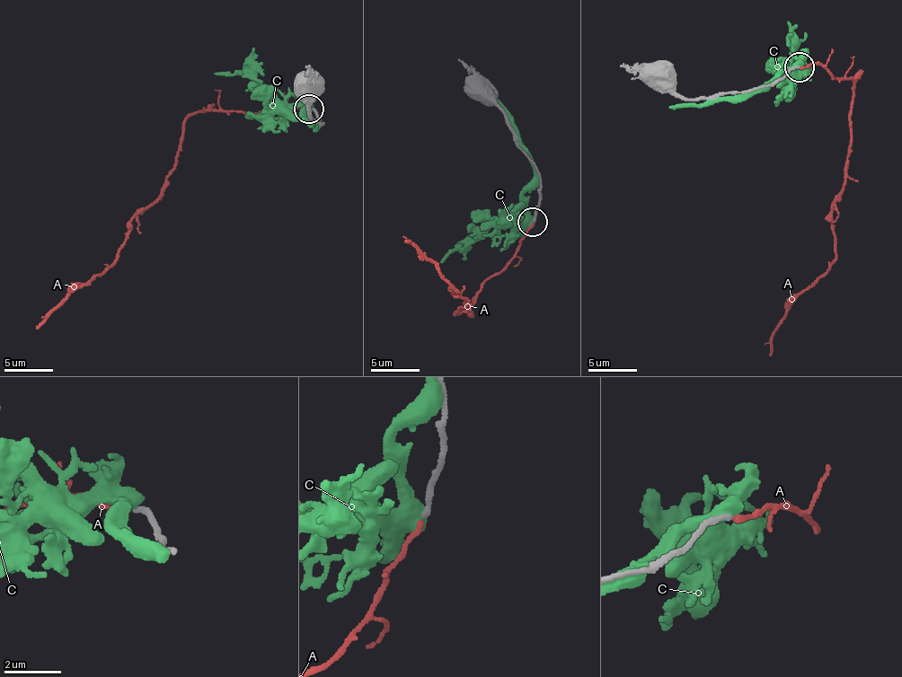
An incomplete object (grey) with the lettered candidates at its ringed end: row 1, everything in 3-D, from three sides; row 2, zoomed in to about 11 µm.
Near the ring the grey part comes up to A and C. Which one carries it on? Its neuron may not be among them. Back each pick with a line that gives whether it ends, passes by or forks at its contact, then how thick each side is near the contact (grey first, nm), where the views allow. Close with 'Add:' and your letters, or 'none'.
A: it ends | 180/170 nm
Add: A

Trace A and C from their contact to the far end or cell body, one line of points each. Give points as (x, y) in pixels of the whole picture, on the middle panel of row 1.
A: (532, 224), (517, 252), (456, 313), (468, 300), (450, 292), (455, 289), (440, 277), (435, 262), (405, 241)
C: (534, 219), (526, 205), (534, 175), (531, 158), (495, 97)

